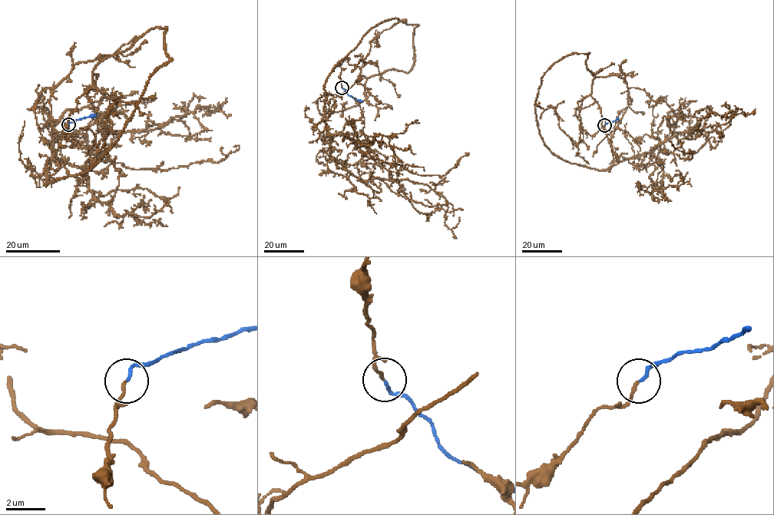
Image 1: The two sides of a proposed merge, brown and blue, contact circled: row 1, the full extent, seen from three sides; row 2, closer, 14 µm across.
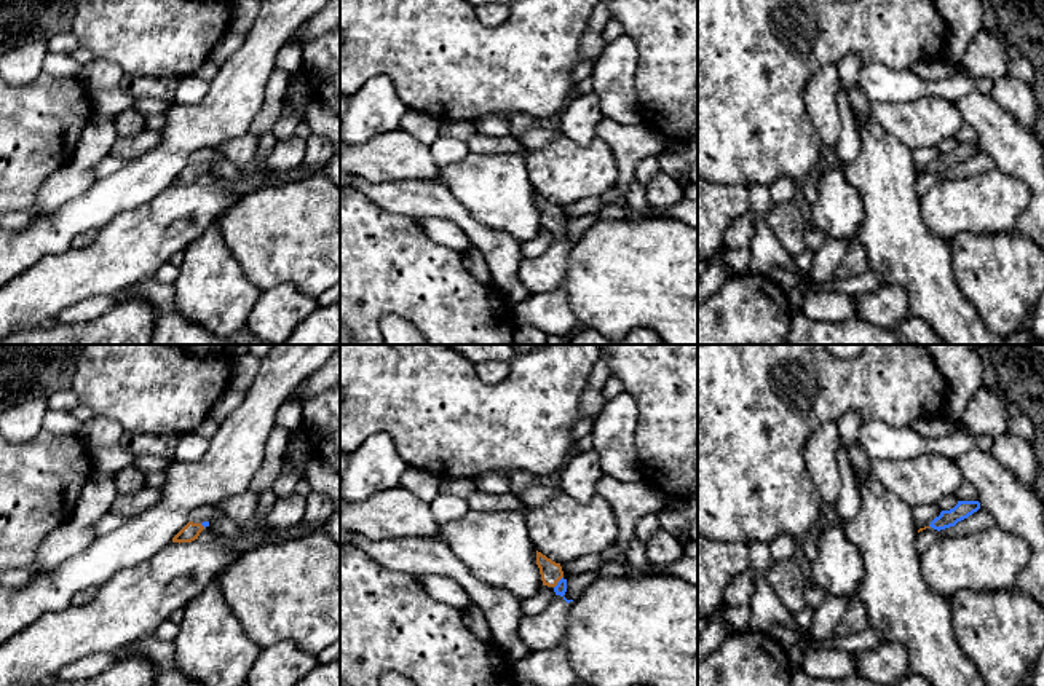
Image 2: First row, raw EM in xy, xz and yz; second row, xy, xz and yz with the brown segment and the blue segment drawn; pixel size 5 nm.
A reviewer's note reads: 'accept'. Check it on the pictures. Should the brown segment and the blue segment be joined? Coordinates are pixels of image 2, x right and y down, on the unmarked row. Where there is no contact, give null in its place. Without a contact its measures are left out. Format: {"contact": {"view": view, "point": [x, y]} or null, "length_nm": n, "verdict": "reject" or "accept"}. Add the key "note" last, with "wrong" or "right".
{"contact": {"view": "xz", "point": [557, 224]}, "length_nm": 80, "verdict": "accept", "note": "right"}

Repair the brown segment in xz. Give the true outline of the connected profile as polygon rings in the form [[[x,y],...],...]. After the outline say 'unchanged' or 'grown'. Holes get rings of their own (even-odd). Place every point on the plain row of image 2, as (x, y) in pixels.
[[[536,193],[536,207],[540,211],[543,228],[552,230],[556,238],[564,239],[567,235],[567,222],[564,220],[560,206],[552,204]]]; grown

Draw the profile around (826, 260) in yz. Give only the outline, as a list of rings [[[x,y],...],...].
[[[827,239],[822,247],[814,252],[813,263],[809,266],[809,281],[827,282],[835,276],[838,265],[841,263],[849,241],[846,239]]]

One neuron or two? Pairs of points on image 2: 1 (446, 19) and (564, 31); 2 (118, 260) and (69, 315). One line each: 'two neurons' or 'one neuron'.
1: one neuron
2: two neurons

